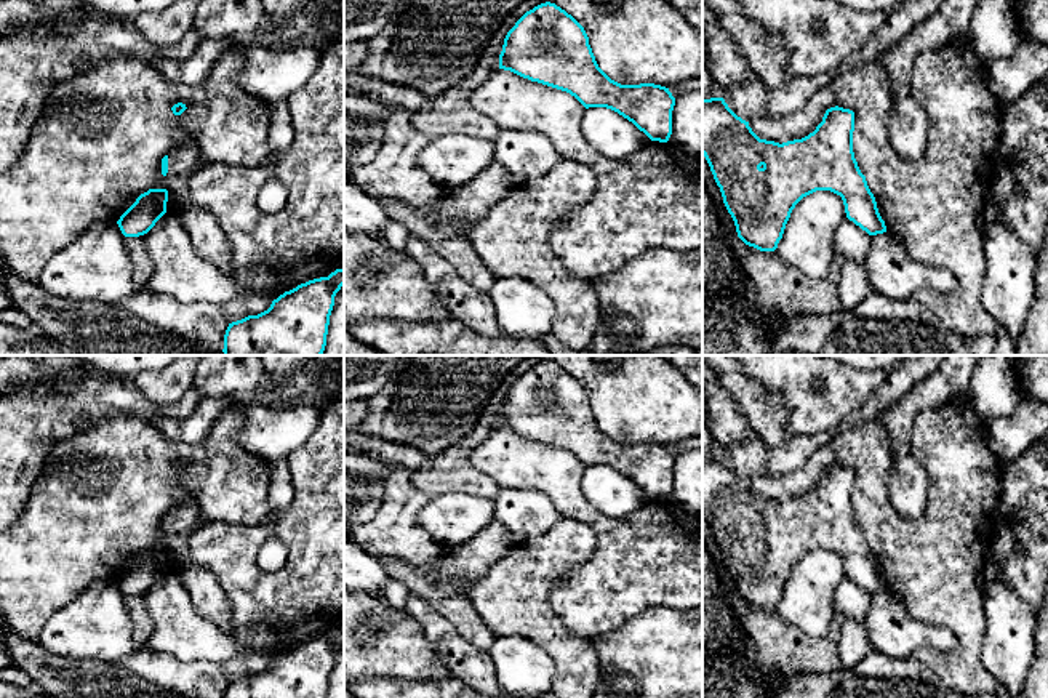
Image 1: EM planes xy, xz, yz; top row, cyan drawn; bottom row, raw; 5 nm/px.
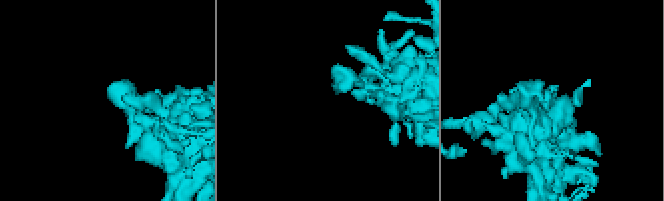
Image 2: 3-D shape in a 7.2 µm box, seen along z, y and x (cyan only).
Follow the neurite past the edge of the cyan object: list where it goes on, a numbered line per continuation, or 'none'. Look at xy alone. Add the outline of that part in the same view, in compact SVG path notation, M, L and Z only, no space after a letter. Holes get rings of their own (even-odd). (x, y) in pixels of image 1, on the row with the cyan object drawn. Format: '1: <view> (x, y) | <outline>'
1: xy (183, 159) | M186 141L168 154L168 174L189 174L200 162L200 150L195 141Z

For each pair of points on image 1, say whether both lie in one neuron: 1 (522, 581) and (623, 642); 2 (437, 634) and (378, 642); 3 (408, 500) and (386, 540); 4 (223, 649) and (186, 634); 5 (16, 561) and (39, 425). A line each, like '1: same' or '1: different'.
1: different
2: different
3: same
4: same
5: different

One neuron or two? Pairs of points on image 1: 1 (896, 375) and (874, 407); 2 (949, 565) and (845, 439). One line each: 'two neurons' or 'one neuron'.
1: one neuron
2: one neuron

